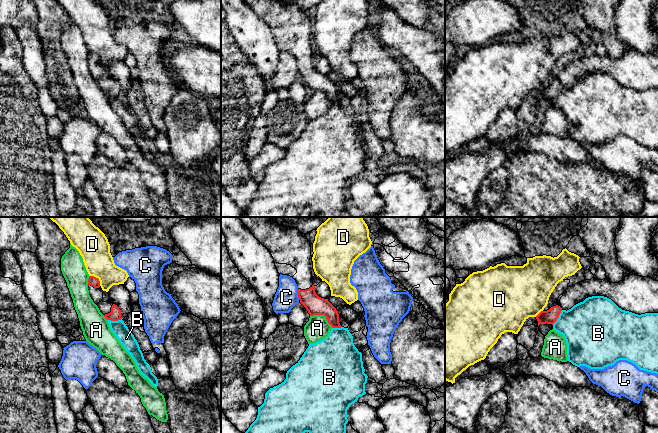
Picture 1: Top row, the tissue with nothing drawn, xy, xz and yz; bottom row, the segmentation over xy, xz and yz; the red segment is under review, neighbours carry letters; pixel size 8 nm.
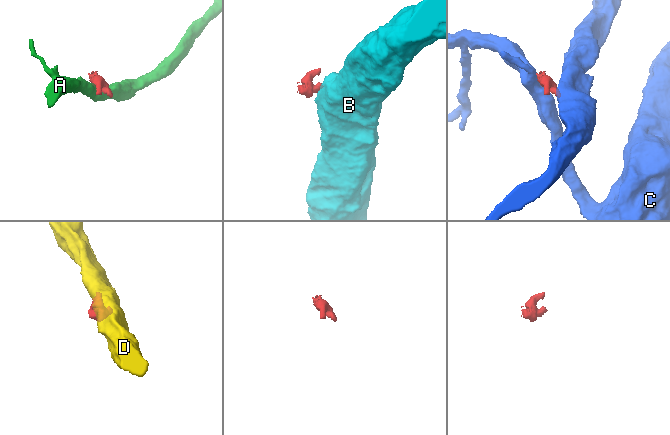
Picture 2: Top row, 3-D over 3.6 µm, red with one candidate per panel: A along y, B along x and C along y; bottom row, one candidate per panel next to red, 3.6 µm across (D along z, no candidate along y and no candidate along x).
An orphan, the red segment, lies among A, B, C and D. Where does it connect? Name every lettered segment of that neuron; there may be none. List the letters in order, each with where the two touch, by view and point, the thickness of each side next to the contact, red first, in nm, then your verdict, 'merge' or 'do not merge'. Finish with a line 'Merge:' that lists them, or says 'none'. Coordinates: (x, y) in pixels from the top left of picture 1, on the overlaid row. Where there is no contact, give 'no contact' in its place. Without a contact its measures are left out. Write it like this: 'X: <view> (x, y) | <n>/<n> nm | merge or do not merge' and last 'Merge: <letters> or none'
A: xz (323, 314) | 160/190 nm | do not merge
B: yz (558, 316) | 120/400 nm | do not merge
C: xz (298, 294) | 160/190 nm | do not merge
D: xy (97, 278) | 80/240 nm | do not merge
Merge: none

